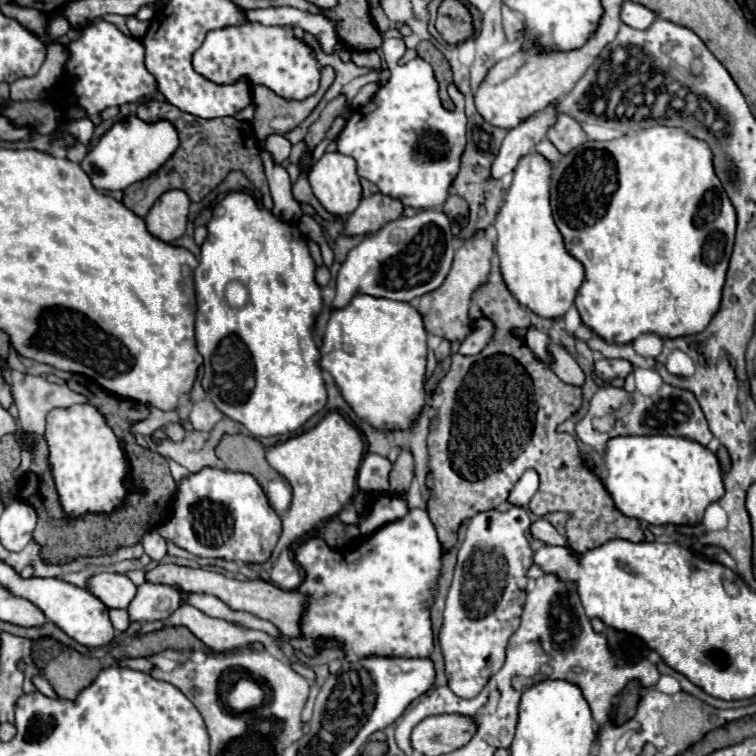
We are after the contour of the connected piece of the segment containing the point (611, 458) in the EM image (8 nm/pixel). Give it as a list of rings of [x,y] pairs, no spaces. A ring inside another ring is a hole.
[[[622,436],[608,444],[604,456],[608,478],[602,484],[626,516],[648,524],[700,524],[706,508],[724,496],[718,458],[706,446],[674,436]]]

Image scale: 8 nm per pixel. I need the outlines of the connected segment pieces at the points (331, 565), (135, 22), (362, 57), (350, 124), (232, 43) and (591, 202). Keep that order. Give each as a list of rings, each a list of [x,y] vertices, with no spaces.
[[[410,510],[402,520],[396,520],[396,522],[390,522],[386,526],[382,526],[380,530],[376,530],[374,534],[366,536],[354,550],[350,552],[338,552],[334,548],[330,548],[322,538],[310,538],[306,540],[298,550],[296,550],[296,562],[300,564],[300,568],[304,570],[304,580],[302,584],[298,586],[298,592],[306,598],[306,608],[304,612],[300,614],[300,636],[298,638],[290,638],[290,646],[294,650],[300,650],[304,656],[308,658],[314,658],[318,652],[320,652],[320,646],[322,642],[328,642],[328,640],[336,640],[340,644],[340,650],[344,652],[344,660],[346,662],[356,662],[356,660],[362,660],[362,658],[428,658],[434,650],[434,632],[432,632],[432,622],[430,622],[430,608],[434,604],[434,598],[438,594],[438,578],[440,578],[440,572],[442,572],[442,546],[440,546],[440,540],[438,540],[438,534],[436,534],[436,528],[428,516],[426,510]]]
[[[130,16],[126,24],[128,24],[128,30],[132,32],[132,36],[138,38],[138,40],[144,38],[144,34],[148,32],[148,26],[150,26],[150,22],[140,22],[140,20],[134,18],[134,16]]]
[[[370,50],[370,52],[352,52],[352,58],[358,66],[372,66],[372,68],[380,66],[380,56],[374,50]]]
[[[402,38],[384,40],[382,50],[392,76],[368,106],[354,110],[346,120],[336,140],[338,152],[352,156],[358,164],[358,176],[374,182],[382,194],[420,210],[440,208],[450,194],[466,148],[464,96],[450,84],[450,98],[456,108],[446,110],[438,98],[438,82],[430,64],[422,58],[398,64],[400,50],[406,50]]]
[[[244,22],[238,26],[216,28],[206,34],[204,44],[194,52],[192,66],[200,76],[214,84],[234,84],[240,78],[248,78],[252,84],[262,84],[286,100],[306,100],[320,86],[320,64],[316,60],[316,50],[308,42],[296,38],[292,28],[288,26],[264,26],[260,22]]]
[[[652,126],[646,130],[636,132],[634,136],[622,136],[610,142],[584,142],[582,146],[574,148],[562,160],[556,164],[552,172],[552,186],[550,186],[550,206],[554,214],[554,222],[564,238],[566,250],[582,262],[586,270],[586,278],[576,294],[576,308],[580,312],[582,322],[594,330],[600,338],[606,342],[616,342],[616,344],[630,344],[642,334],[656,334],[660,338],[682,338],[682,336],[692,336],[702,332],[708,322],[712,320],[714,312],[718,312],[720,306],[720,296],[722,296],[722,286],[726,278],[726,268],[728,260],[732,254],[732,244],[734,244],[734,232],[736,232],[736,216],[734,208],[722,190],[720,180],[714,174],[712,168],[712,152],[706,142],[696,140],[688,136],[680,128],[668,128],[668,126]]]

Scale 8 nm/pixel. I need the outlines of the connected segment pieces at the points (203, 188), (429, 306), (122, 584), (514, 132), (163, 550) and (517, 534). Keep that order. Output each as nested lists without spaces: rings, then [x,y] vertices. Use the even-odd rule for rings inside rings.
[[[160,100],[142,102],[138,106],[136,114],[142,120],[160,120],[160,118],[170,120],[178,128],[180,146],[174,152],[174,156],[156,174],[152,174],[146,180],[140,180],[140,182],[136,182],[136,184],[132,184],[130,188],[124,190],[122,204],[128,206],[134,214],[144,218],[148,214],[148,210],[152,208],[152,204],[158,200],[158,196],[162,196],[164,192],[168,192],[172,188],[184,190],[190,196],[190,200],[194,200],[194,202],[204,198],[230,172],[230,170],[224,170],[224,168],[240,168],[240,170],[244,170],[244,174],[262,192],[264,206],[268,210],[274,208],[274,202],[272,202],[272,196],[270,196],[270,188],[268,188],[268,182],[266,182],[266,176],[264,176],[264,166],[262,166],[262,160],[260,160],[260,146],[258,146],[258,140],[256,140],[256,136],[252,132],[252,126],[248,122],[240,122],[240,120],[236,120],[232,116],[202,120],[202,118],[192,116],[188,112],[180,112],[178,108],[174,108],[166,100],[162,100],[162,102]],[[228,160],[230,160],[230,166],[228,166]],[[212,168],[220,168],[220,170],[212,170]]]
[[[478,230],[474,238],[470,238],[466,244],[462,244],[456,250],[454,264],[438,292],[430,292],[430,296],[422,296],[418,302],[418,312],[424,318],[424,326],[430,334],[442,336],[450,342],[454,340],[464,340],[470,332],[470,318],[468,318],[468,306],[474,290],[482,284],[488,282],[490,270],[492,270],[492,254],[494,254],[494,244],[486,238],[484,230]]]
[[[102,572],[88,582],[88,590],[108,608],[128,608],[136,596],[136,586],[128,576]]]
[[[552,104],[548,106],[548,112],[538,112],[530,116],[530,120],[524,120],[520,126],[508,130],[502,148],[492,164],[492,176],[502,178],[510,174],[522,156],[528,156],[536,152],[536,144],[546,140],[546,130],[548,126],[554,124],[554,108]]]
[[[148,532],[148,534],[142,538],[142,546],[144,546],[146,554],[148,554],[154,562],[162,562],[162,558],[168,554],[166,540],[164,540],[158,532]]]
[[[518,506],[508,512],[478,512],[468,522],[468,532],[458,550],[454,580],[446,598],[444,624],[440,628],[448,688],[460,698],[478,696],[490,676],[504,664],[506,644],[522,616],[528,568],[534,564],[534,552],[526,534],[530,524],[530,514]]]

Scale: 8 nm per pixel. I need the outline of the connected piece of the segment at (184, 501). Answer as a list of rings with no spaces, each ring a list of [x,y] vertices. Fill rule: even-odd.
[[[204,468],[178,484],[174,514],[170,522],[158,528],[158,532],[194,556],[234,562],[264,562],[270,558],[278,542],[282,522],[268,504],[268,498],[254,476]]]

